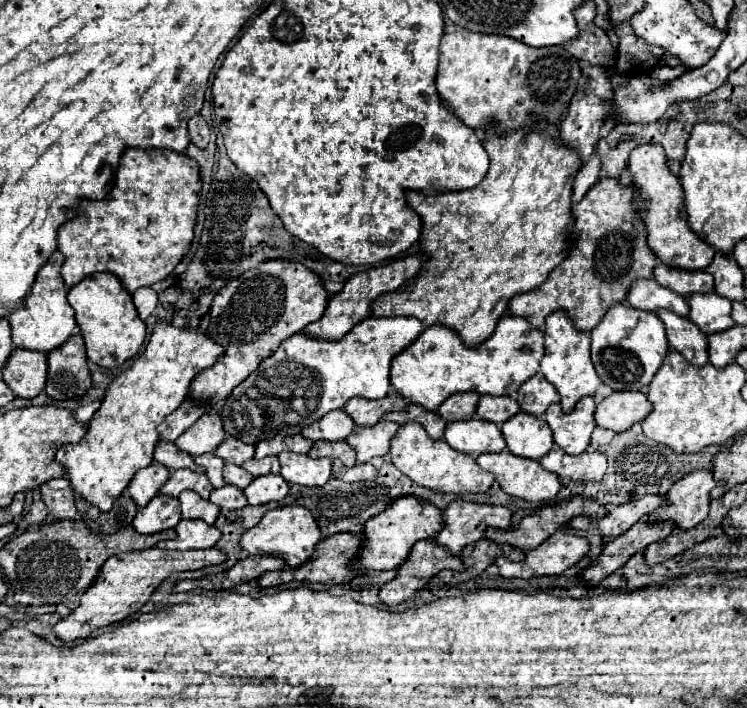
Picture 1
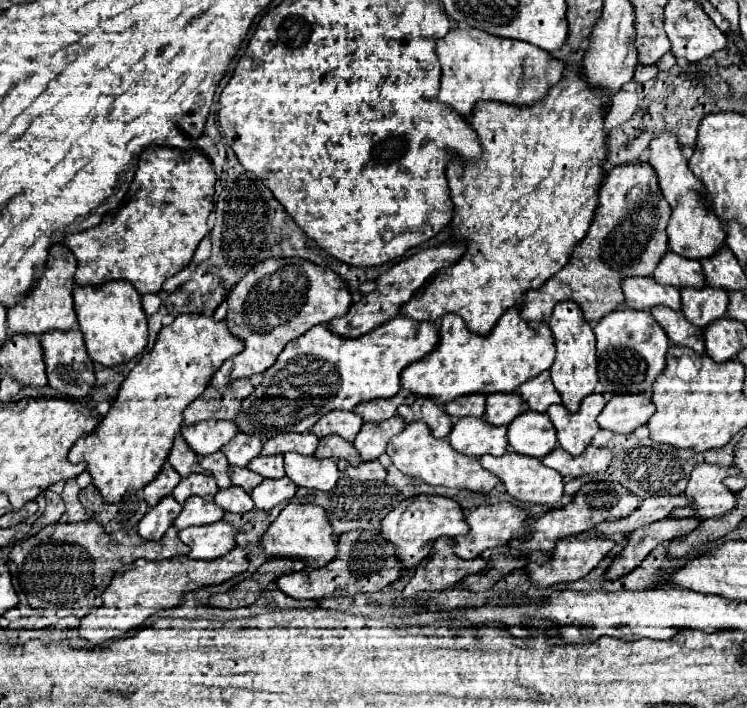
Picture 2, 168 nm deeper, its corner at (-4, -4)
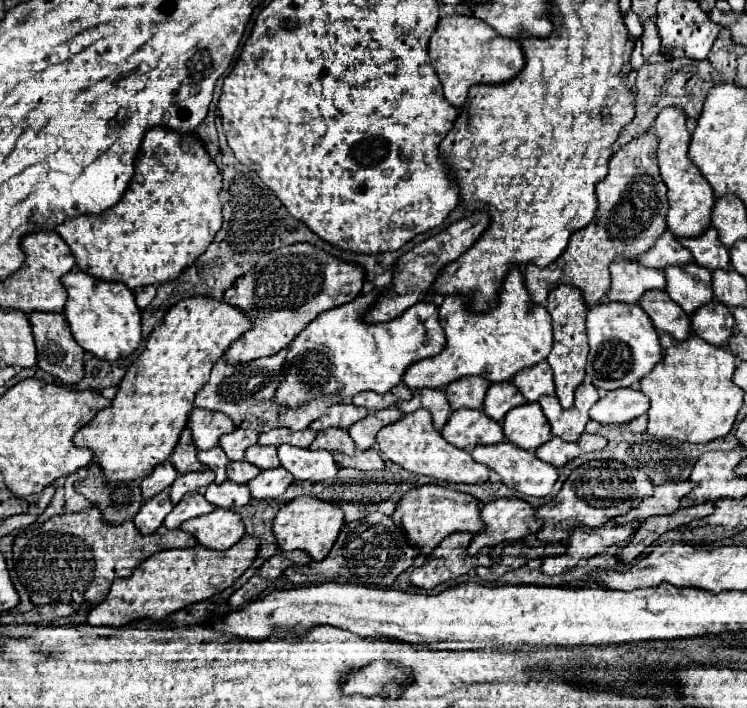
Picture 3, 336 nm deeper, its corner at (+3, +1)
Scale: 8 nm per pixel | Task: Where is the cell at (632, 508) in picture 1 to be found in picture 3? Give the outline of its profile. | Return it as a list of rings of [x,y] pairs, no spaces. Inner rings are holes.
[[[671,482],[657,486],[657,492],[653,496],[647,496],[641,500],[639,508],[627,512],[625,516],[615,518],[615,524],[629,524],[633,520],[647,520],[649,516],[659,516],[659,514],[673,514],[675,510],[681,508],[681,498],[691,490],[691,482]]]

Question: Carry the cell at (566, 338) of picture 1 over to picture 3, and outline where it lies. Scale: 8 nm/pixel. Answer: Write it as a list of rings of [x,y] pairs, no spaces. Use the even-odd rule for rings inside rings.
[[[555,286],[549,292],[547,298],[547,310],[553,318],[553,334],[555,334],[555,342],[553,342],[553,350],[549,354],[549,364],[553,368],[553,376],[555,376],[555,388],[557,388],[557,398],[561,402],[563,408],[571,408],[573,406],[573,392],[575,388],[583,382],[585,376],[585,360],[589,354],[587,348],[587,332],[585,332],[585,314],[587,314],[587,302],[585,298],[581,298],[581,292],[577,292],[575,286]]]

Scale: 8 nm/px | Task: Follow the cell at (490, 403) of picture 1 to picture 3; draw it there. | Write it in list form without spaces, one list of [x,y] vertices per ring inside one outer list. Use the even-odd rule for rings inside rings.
[[[499,382],[499,384],[491,384],[485,396],[485,414],[497,422],[503,420],[503,416],[511,410],[517,408],[521,404],[525,404],[525,396],[517,390],[515,384],[511,382]]]

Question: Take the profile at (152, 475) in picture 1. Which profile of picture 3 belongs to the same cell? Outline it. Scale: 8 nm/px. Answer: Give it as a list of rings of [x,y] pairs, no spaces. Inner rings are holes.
[[[165,460],[163,464],[155,466],[155,470],[143,480],[141,492],[145,494],[145,498],[153,498],[155,494],[167,490],[175,482],[175,478],[177,478],[177,470],[169,460]]]

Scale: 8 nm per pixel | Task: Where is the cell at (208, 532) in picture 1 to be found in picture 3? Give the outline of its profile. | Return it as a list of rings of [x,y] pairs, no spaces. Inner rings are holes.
[[[215,508],[207,516],[197,516],[187,520],[181,530],[189,532],[197,538],[197,542],[211,550],[227,550],[241,536],[245,536],[245,524],[241,522],[241,516],[237,512]]]

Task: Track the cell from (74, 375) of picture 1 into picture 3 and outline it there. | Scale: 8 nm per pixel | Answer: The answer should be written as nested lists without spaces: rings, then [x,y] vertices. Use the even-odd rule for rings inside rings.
[[[29,314],[29,324],[33,330],[37,346],[37,366],[51,376],[59,378],[63,384],[77,384],[83,378],[83,350],[73,342],[71,330],[61,314]]]

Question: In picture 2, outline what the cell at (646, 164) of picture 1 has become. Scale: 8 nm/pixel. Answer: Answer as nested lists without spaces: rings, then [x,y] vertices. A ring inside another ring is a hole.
[[[666,133],[666,135],[658,135],[656,139],[652,139],[648,163],[656,171],[664,199],[672,207],[672,215],[670,215],[670,221],[668,221],[668,227],[666,227],[668,249],[682,255],[682,257],[696,259],[696,261],[700,261],[704,257],[712,257],[714,253],[718,253],[718,249],[724,245],[726,231],[722,229],[720,221],[712,213],[710,201],[706,199],[704,185],[688,169],[688,163],[682,157],[682,151],[680,151],[676,137]],[[702,201],[706,201],[706,207],[704,207]]]

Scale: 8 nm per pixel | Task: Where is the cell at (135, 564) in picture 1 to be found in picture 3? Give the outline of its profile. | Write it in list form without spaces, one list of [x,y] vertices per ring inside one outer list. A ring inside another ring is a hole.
[[[243,536],[235,546],[231,546],[229,550],[225,552],[215,552],[215,550],[209,550],[205,546],[195,546],[195,548],[183,548],[183,550],[163,550],[163,552],[157,552],[153,554],[149,560],[145,560],[135,572],[131,578],[117,578],[113,580],[111,584],[111,590],[109,590],[109,626],[113,628],[119,628],[119,626],[125,626],[133,620],[139,620],[139,618],[151,618],[151,620],[163,620],[165,616],[189,606],[189,604],[195,604],[195,602],[203,602],[207,600],[209,596],[233,586],[233,582],[253,564],[255,556],[257,556],[257,550],[259,550],[259,544],[257,538],[253,536]]]

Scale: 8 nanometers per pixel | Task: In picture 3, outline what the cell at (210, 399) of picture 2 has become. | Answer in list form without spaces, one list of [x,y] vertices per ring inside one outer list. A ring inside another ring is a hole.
[[[281,350],[267,358],[257,358],[249,362],[229,364],[225,358],[221,358],[211,372],[209,382],[205,388],[195,396],[195,406],[205,410],[219,410],[227,414],[237,428],[249,428],[257,432],[269,432],[273,428],[291,428],[291,430],[303,430],[307,428],[317,416],[325,414],[325,410],[333,404],[343,404],[343,398],[329,398],[329,402],[309,402],[309,406],[301,406],[301,410],[285,410],[283,404],[273,402],[273,394],[277,392],[277,386],[283,378],[285,368],[285,356],[287,350]]]

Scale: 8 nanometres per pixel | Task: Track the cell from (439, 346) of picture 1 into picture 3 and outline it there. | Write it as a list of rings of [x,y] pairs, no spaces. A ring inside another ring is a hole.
[[[519,268],[511,270],[509,278],[505,278],[495,308],[489,308],[487,312],[473,312],[467,310],[465,296],[445,296],[443,304],[439,306],[439,322],[447,334],[447,346],[441,354],[419,360],[407,368],[403,382],[411,390],[445,388],[463,376],[481,376],[491,384],[507,382],[513,380],[519,370],[545,360],[553,344],[551,314],[545,310],[545,306],[537,306],[535,302],[531,306],[531,298]]]

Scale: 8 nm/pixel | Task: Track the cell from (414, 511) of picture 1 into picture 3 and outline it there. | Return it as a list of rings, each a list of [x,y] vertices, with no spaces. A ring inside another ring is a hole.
[[[425,484],[425,486],[409,490],[399,500],[397,510],[393,514],[393,522],[403,526],[409,540],[413,542],[413,546],[425,548],[429,552],[445,536],[449,536],[453,532],[477,534],[477,532],[485,530],[485,522],[481,522],[481,514],[479,514],[479,500],[475,496],[445,488],[445,486],[437,486],[437,484]]]

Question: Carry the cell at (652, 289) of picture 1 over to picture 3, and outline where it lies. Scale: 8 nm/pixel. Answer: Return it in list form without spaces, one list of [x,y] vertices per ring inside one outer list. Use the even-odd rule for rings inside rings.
[[[617,256],[611,264],[611,288],[607,298],[613,302],[637,304],[647,290],[663,290],[665,276],[661,270],[649,270],[637,260]]]

